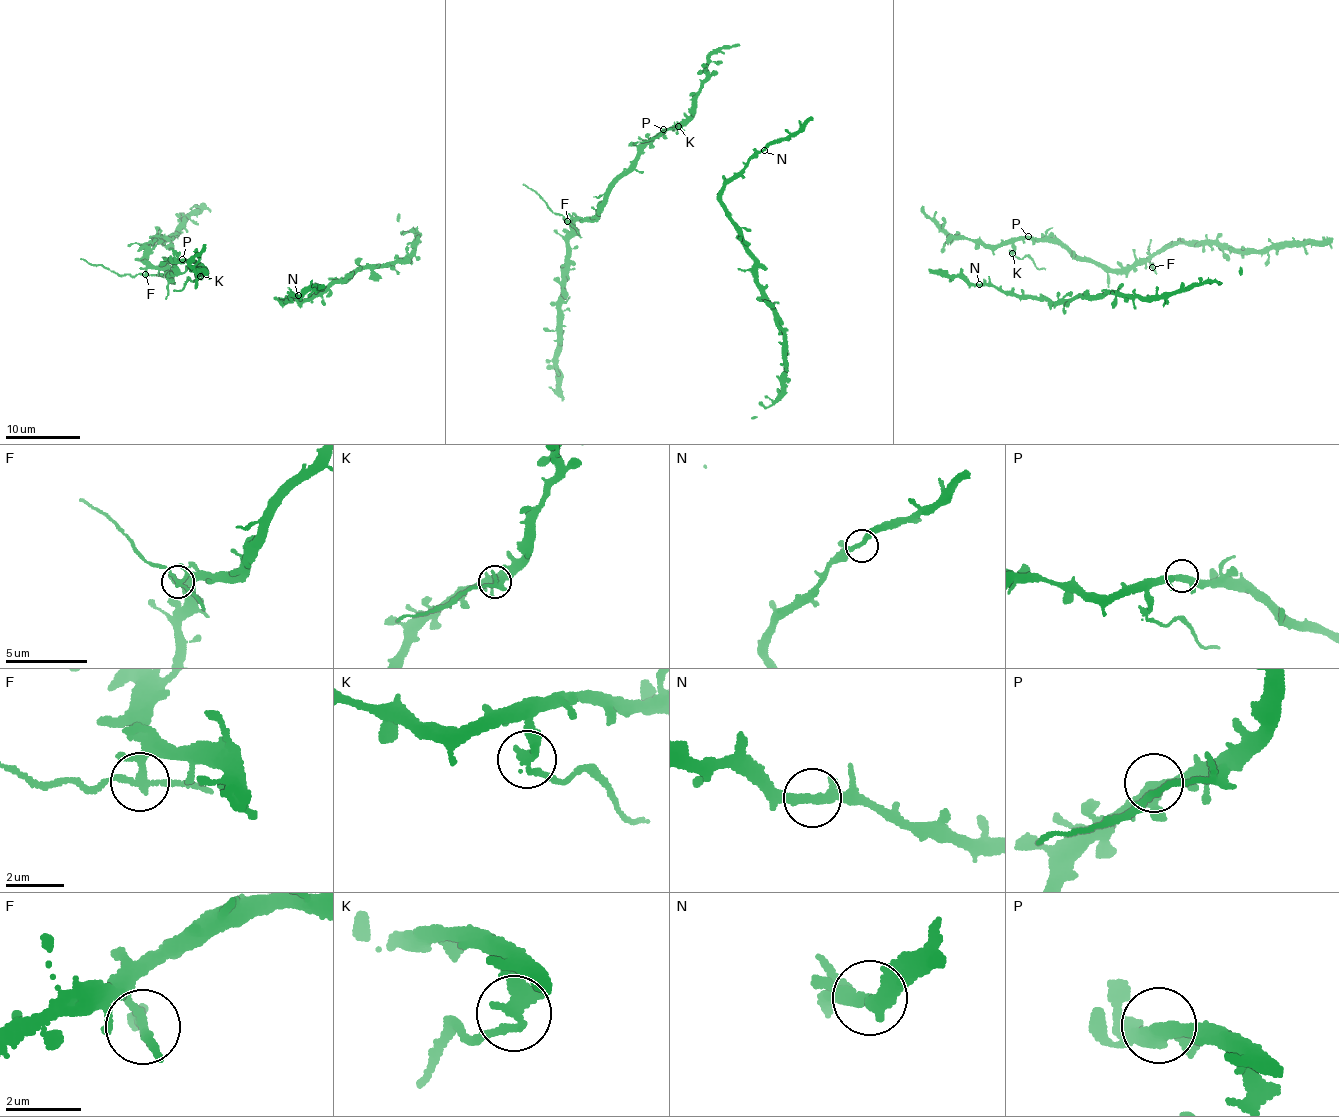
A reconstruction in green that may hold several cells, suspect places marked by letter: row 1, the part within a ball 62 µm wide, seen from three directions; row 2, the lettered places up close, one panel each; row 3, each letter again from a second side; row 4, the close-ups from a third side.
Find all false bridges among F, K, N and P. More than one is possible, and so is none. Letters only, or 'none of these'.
F, K

